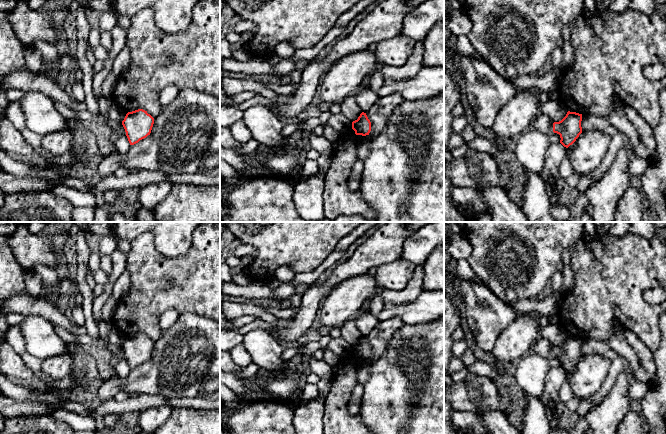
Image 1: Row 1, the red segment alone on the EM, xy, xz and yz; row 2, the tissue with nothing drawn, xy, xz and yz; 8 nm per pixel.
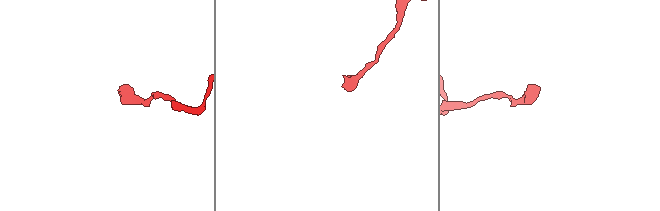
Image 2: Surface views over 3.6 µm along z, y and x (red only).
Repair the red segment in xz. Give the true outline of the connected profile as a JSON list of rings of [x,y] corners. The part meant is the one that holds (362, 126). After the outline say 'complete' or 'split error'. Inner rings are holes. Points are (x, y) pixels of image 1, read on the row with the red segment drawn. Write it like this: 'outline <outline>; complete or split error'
outline [[[362,112],[357,120],[352,122],[352,129],[356,135],[366,136],[371,131],[371,122],[366,113]]]; complete

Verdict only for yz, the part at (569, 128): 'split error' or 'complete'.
complete

